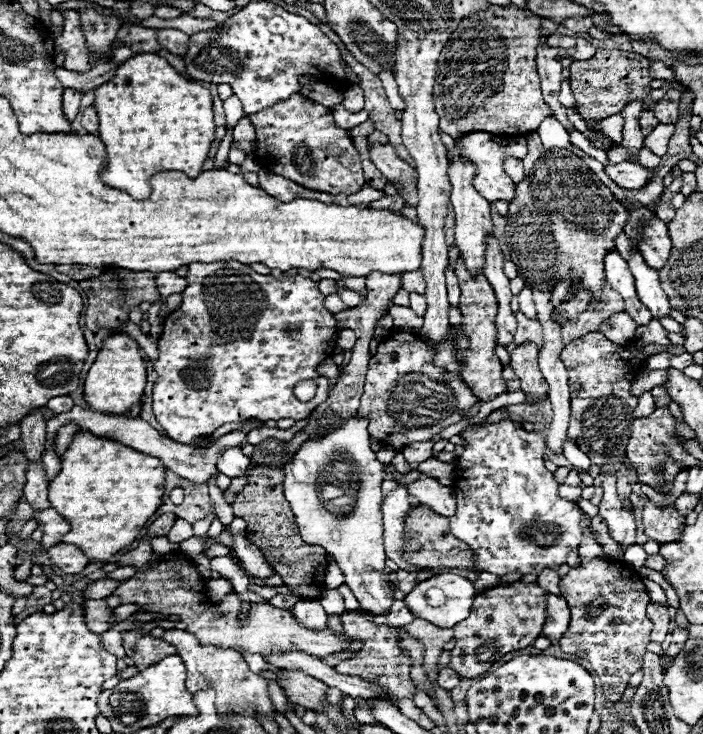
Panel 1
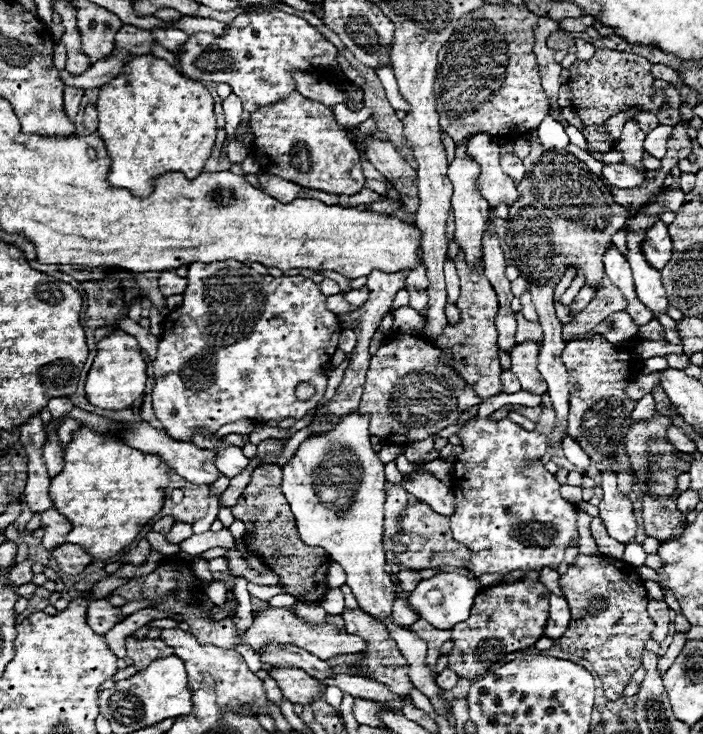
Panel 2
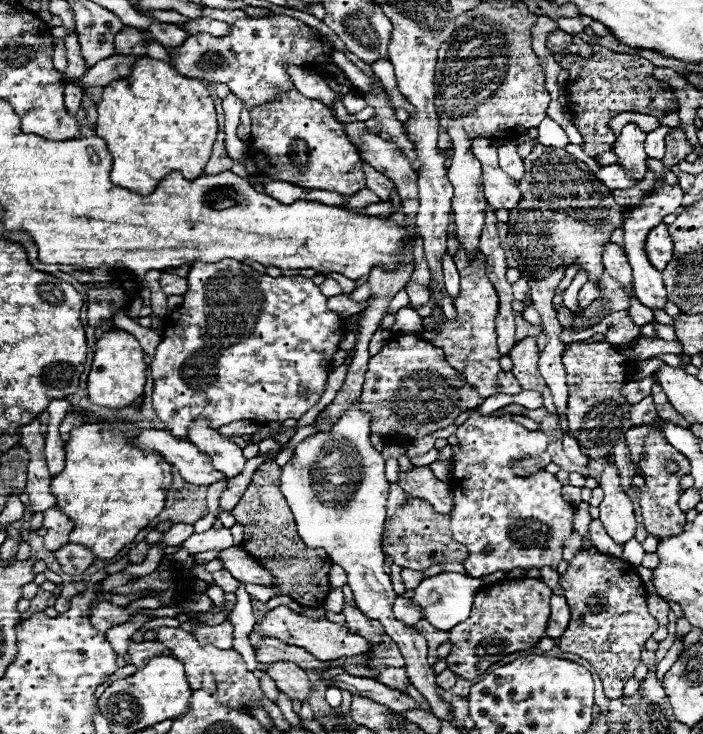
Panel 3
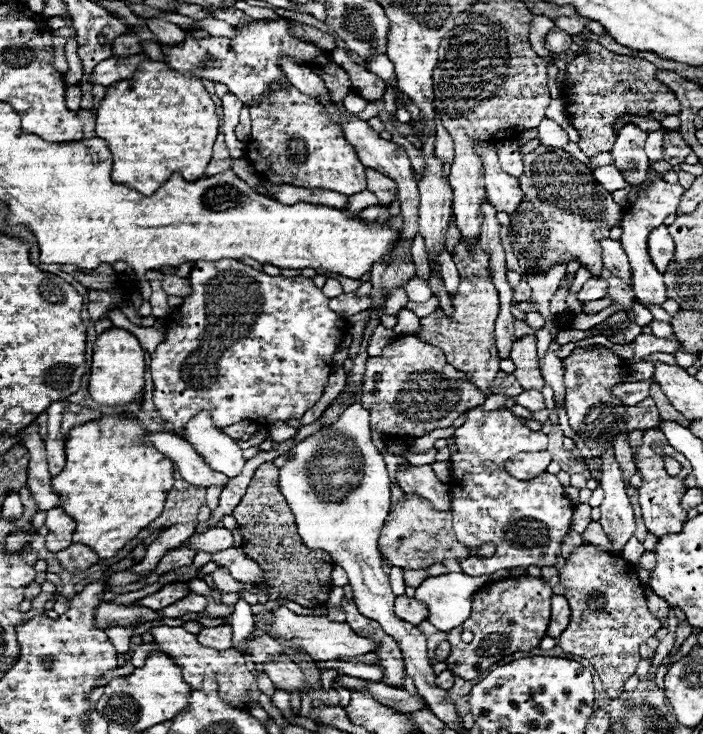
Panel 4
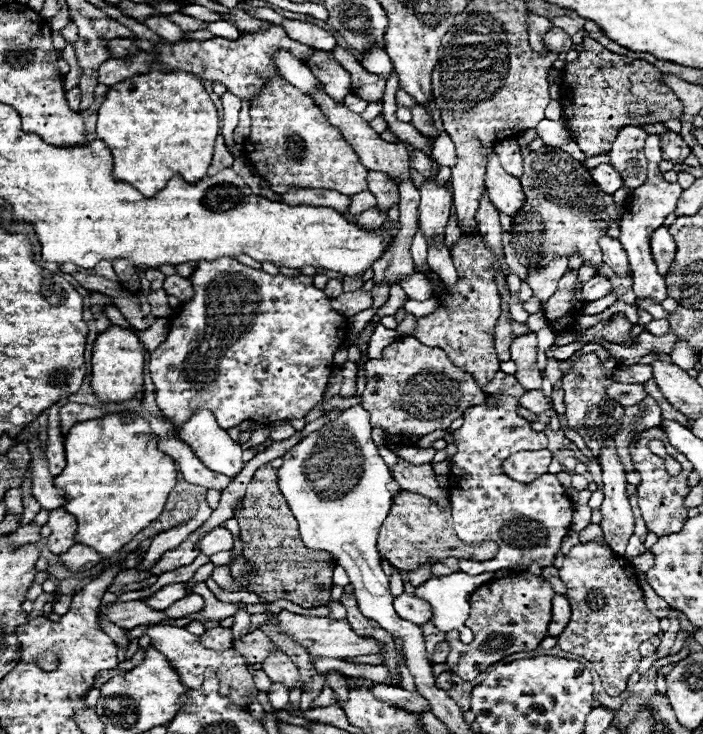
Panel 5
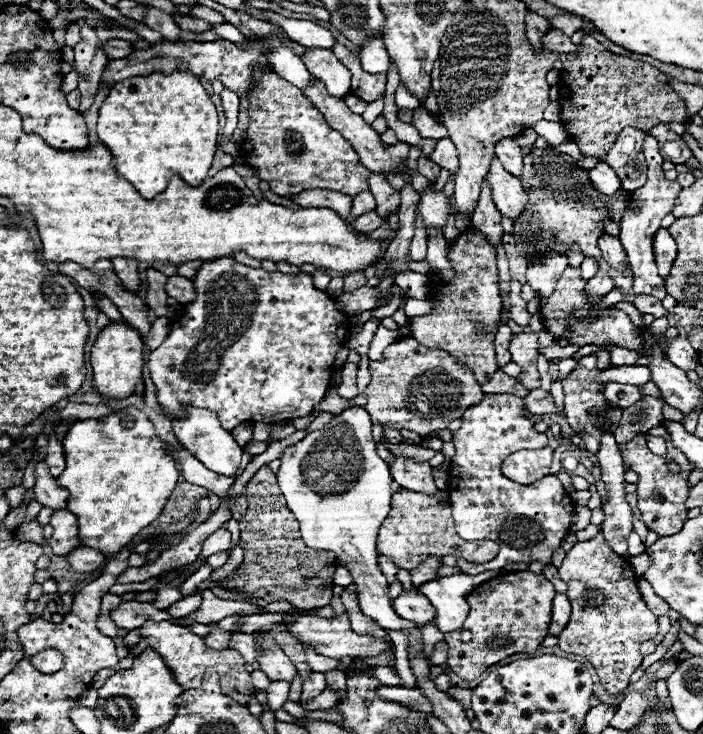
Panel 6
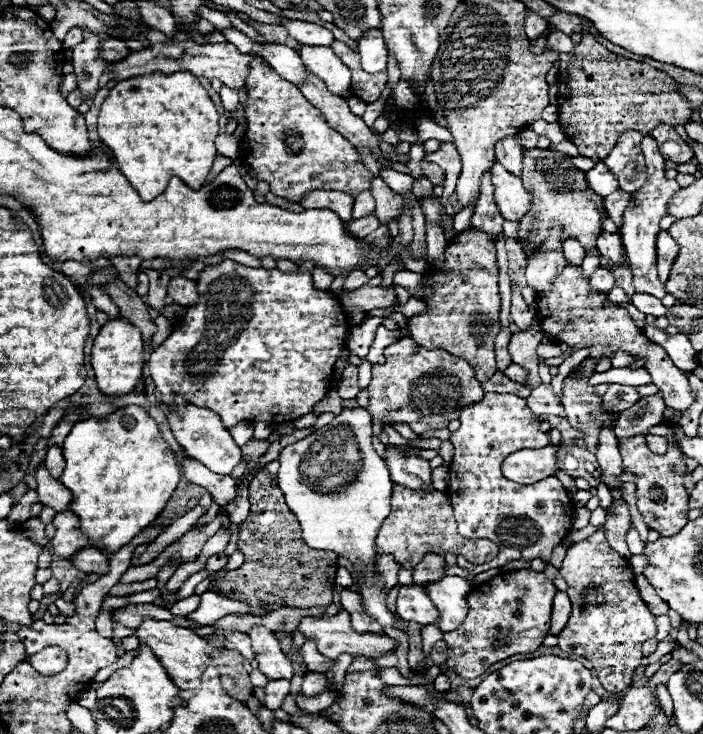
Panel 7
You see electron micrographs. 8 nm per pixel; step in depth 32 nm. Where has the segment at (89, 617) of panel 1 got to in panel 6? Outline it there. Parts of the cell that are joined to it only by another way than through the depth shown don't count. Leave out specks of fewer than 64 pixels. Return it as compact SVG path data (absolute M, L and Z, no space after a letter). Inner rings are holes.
M122 602L120 606L110 610L110 618L116 622L116 626L134 630L144 624L144 620L172 620L172 616L166 610L158 610L148 602Z

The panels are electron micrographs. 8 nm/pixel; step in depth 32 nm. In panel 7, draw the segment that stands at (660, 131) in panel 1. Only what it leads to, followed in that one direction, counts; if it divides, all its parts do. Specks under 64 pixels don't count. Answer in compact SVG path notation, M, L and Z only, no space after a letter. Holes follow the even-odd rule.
M646 136L642 140L642 154L646 158L646 168L648 168L648 180L646 184L632 194L632 200L628 208L624 210L622 216L622 226L620 226L620 238L628 256L628 264L634 272L634 288L636 292L650 294L656 298L664 298L666 290L664 284L658 278L656 272L656 236L660 232L660 220L668 214L668 204L672 200L672 194L680 190L676 180L668 180L664 176L664 158L658 152L656 140L652 136Z

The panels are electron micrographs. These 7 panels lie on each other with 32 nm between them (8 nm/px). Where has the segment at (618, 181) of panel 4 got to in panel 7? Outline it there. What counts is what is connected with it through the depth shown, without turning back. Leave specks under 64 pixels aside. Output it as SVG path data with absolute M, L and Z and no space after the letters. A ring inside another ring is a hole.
M598 162L592 170L588 170L586 178L588 178L590 188L600 196L608 196L618 190L618 180L612 176L612 172L608 170L604 162Z

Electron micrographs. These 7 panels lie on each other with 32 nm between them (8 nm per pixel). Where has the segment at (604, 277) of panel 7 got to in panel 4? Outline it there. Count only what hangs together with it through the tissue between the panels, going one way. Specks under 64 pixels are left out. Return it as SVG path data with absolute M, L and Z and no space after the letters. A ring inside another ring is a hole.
M590 278L590 280L582 286L582 290L580 290L580 294L578 294L578 300L582 302L582 306L586 306L586 302L604 298L604 296L606 296L606 286L608 286L608 284L606 284L602 278Z

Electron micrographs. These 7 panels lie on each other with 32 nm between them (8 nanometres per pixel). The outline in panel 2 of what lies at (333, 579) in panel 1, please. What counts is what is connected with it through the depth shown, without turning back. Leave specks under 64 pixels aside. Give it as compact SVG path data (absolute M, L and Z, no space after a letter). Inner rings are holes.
M330 564L330 570L326 574L326 584L330 588L340 588L342 584L346 584L346 576L344 576L344 570L338 566L338 564Z

